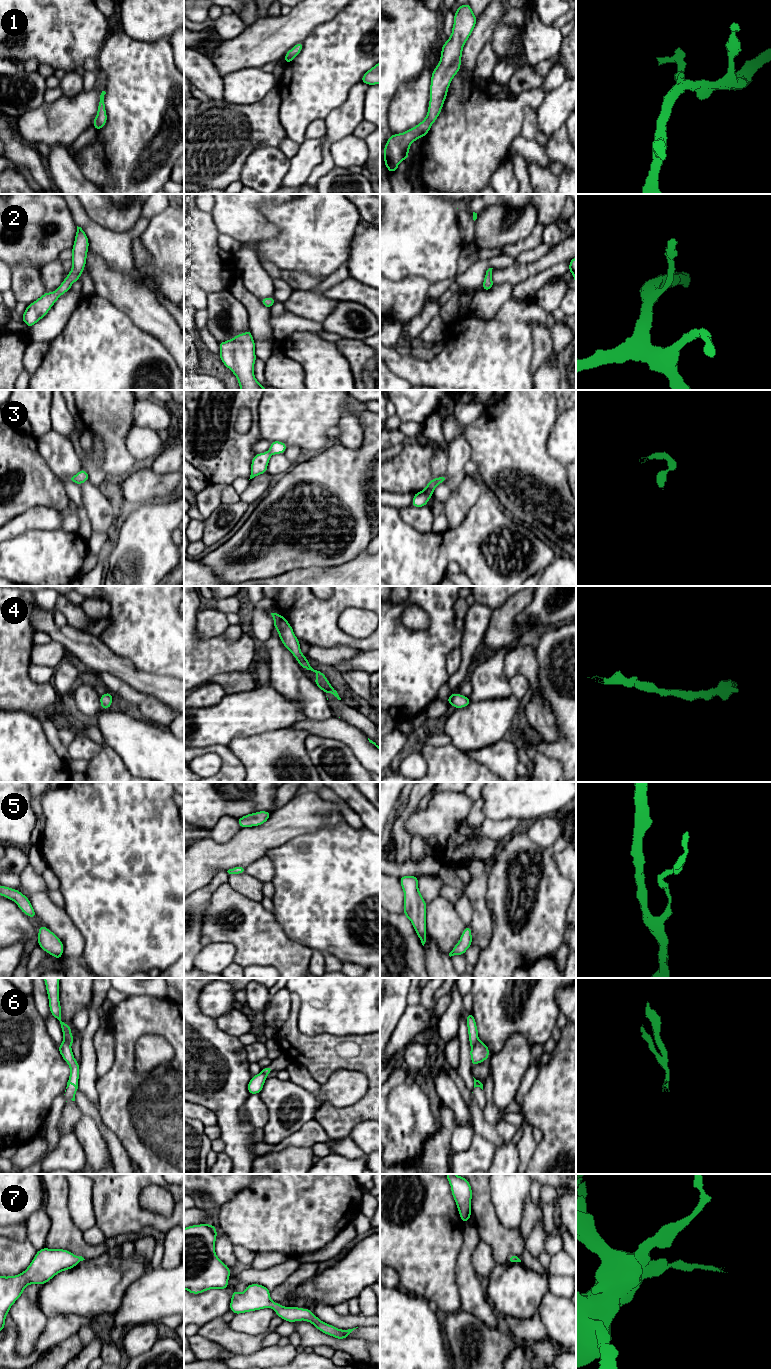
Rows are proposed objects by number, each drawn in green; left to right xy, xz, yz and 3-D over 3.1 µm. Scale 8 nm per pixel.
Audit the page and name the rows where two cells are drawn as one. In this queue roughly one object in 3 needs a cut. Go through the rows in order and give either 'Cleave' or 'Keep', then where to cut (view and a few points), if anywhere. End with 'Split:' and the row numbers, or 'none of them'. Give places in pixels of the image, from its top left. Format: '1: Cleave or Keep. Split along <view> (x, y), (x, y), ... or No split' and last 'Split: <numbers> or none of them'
1: Keep. No split
2: Keep. No split
3: Keep. No split
4: Keep. No split
5: Keep. No split
6: Cleave. Split along yz (478, 1039), (471, 1048)
7: Keep. No split
Split: 6

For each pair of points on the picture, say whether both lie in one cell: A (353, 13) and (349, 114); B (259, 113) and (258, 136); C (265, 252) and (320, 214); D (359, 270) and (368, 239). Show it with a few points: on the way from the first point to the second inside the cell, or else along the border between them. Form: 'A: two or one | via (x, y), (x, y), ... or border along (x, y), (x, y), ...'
A: two | border along (360, 81), (350, 89), (347, 98), (336, 108)
B: one | via (259, 119), (258, 130)
C: one | via (279, 250), (284, 250), (306, 228)
D: one | via (367, 262), (368, 247)

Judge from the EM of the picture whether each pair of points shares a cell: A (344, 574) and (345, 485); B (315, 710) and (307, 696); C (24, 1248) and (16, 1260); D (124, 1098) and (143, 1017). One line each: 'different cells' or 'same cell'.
A: different cells
B: same cell
C: same cell
D: same cell

